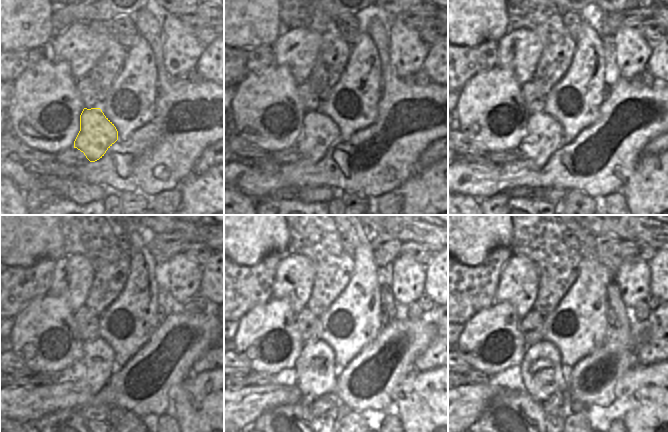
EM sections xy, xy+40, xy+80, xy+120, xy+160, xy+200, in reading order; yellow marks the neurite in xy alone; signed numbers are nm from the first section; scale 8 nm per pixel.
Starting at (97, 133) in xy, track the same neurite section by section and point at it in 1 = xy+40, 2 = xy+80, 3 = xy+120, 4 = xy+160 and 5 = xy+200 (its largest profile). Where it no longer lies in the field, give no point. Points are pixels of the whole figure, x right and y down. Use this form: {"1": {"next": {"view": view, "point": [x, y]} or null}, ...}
{"1": {"next": {"view": "xy+40", "point": [320, 131]}}, "2": {"next": {"view": "xy+80", "point": [545, 133]}}, "3": {"next": {"view": "xy+120", "point": [94, 369]}}, "4": {"next": {"view": "xy+160", "point": [314, 367]}}, "5": {"next": {"view": "xy+200", "point": [541, 367]}}}

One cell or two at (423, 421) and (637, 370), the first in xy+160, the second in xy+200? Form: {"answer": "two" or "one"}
{"answer": "one"}

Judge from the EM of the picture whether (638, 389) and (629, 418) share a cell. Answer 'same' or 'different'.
same

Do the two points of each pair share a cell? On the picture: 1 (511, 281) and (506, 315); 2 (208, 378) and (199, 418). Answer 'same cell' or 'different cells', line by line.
1: different cells
2: same cell

